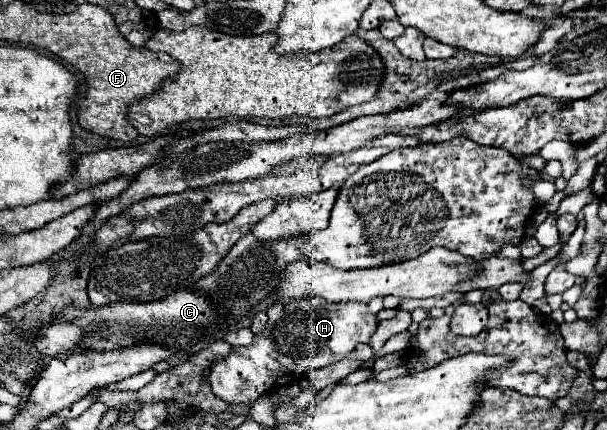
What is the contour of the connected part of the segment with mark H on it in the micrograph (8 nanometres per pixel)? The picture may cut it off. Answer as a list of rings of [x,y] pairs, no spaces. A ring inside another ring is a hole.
[[[319,297],[287,305],[273,303],[267,309],[267,317],[267,327],[253,337],[251,345],[233,347],[227,359],[213,365],[209,375],[211,389],[227,403],[251,405],[263,393],[297,383],[301,375],[343,359],[355,345],[369,343],[377,327],[377,319],[365,303],[331,305]]]

